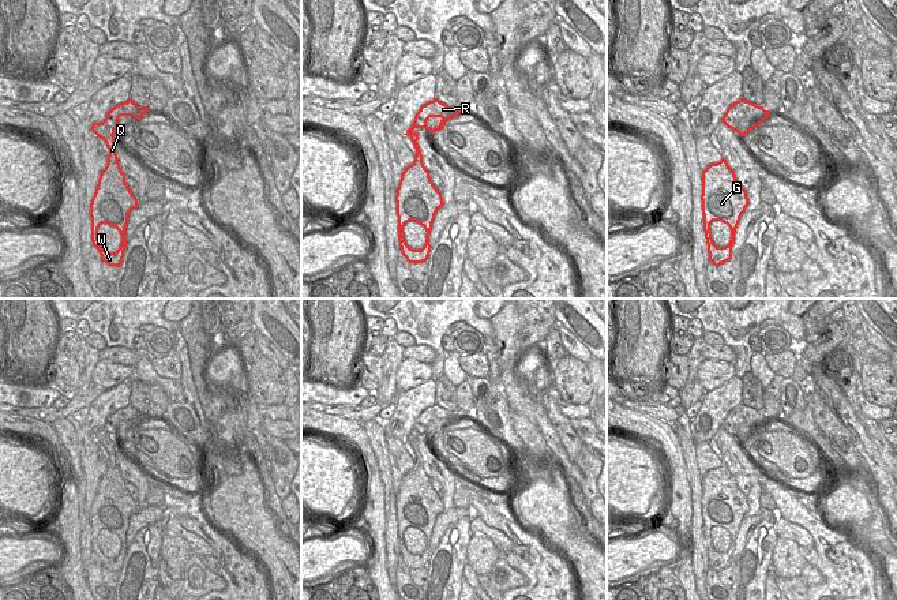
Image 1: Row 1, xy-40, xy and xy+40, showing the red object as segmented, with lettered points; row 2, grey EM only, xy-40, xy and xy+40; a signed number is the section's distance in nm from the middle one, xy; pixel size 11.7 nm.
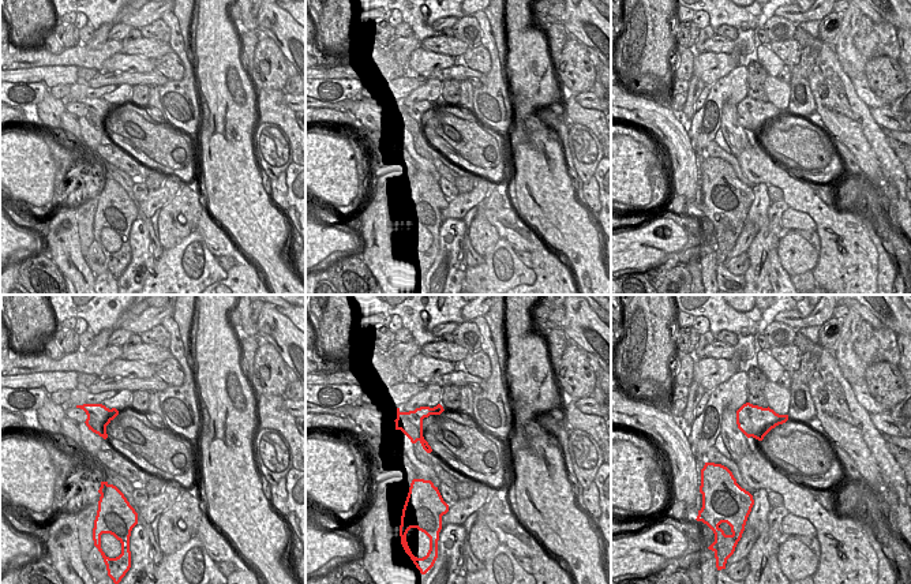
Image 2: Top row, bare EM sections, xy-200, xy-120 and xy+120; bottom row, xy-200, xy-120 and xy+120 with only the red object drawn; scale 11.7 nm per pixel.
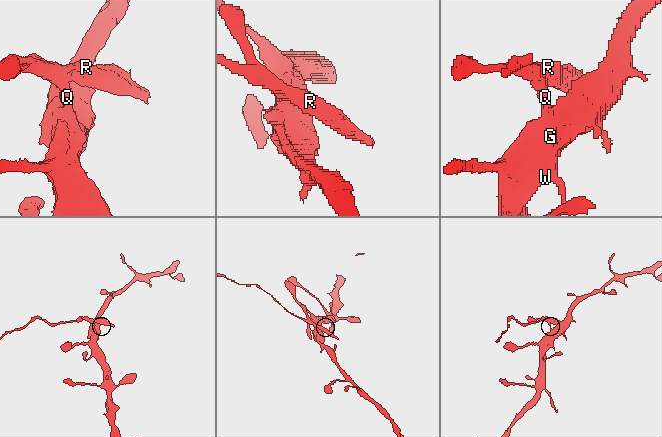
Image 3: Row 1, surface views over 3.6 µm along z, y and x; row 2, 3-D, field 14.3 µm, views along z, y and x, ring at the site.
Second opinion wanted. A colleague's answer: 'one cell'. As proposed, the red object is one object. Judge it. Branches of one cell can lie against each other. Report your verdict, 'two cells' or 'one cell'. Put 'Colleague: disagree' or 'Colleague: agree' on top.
Colleague: disagree
two cells

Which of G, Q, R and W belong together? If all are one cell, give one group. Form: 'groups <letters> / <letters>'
groups G W / Q R

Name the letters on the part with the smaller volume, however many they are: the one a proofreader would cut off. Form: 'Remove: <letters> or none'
Remove: Q, R

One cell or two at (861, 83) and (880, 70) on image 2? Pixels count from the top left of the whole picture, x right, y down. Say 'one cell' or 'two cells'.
two cells

